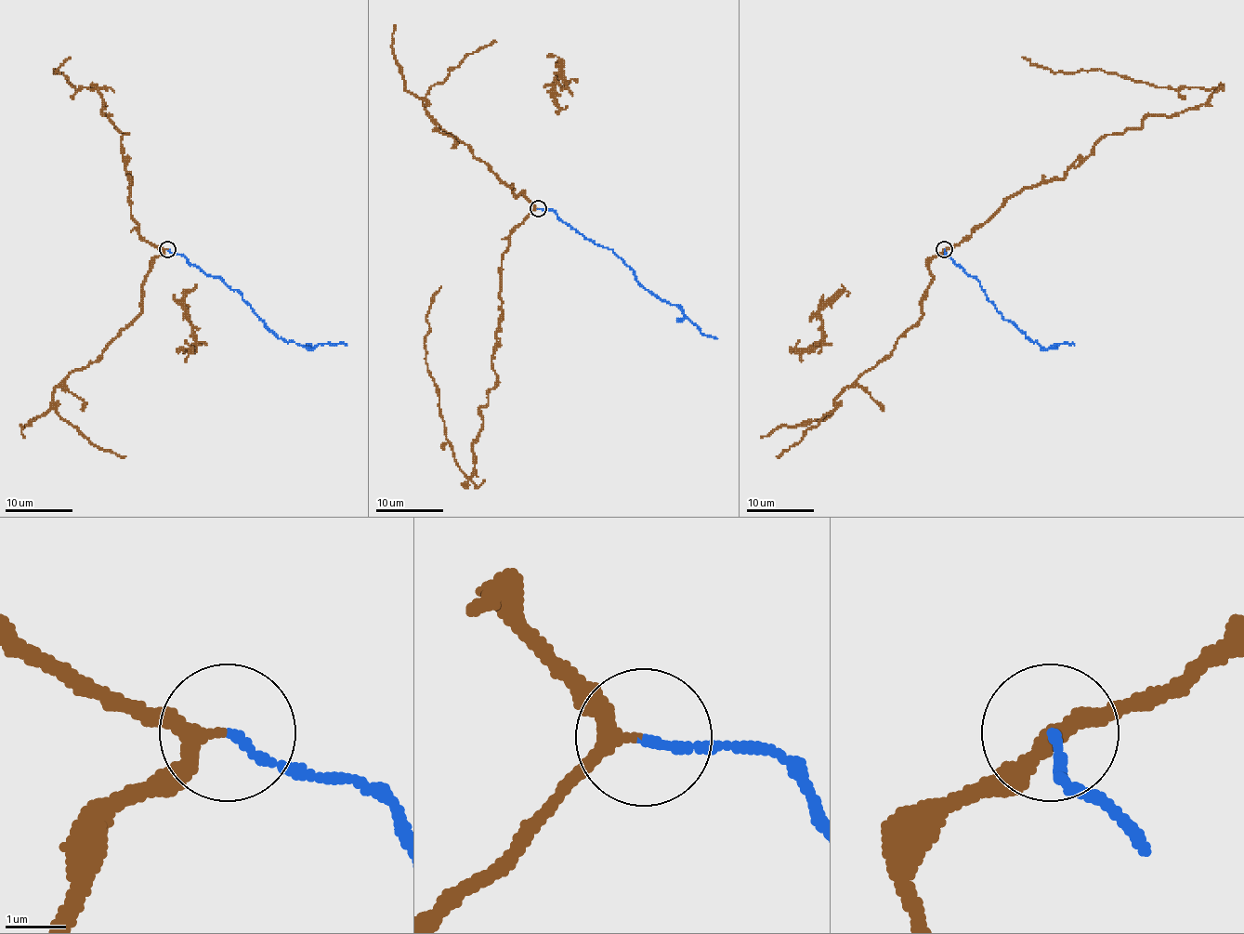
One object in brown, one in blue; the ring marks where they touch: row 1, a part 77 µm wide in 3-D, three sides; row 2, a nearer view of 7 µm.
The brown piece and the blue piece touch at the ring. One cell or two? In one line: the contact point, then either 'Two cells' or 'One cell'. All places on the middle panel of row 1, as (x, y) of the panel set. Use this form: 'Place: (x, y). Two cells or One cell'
Place: (538, 208). One cell

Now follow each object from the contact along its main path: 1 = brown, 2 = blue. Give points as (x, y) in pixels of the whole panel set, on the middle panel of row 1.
1: (539, 208), (502, 256), (496, 384), (479, 411), (468, 478), (425, 363), (425, 316), (441, 286)
2: (539, 208), (552, 210), (587, 239), (611, 249), (649, 293), (678, 308), (702, 334), (717, 338)

